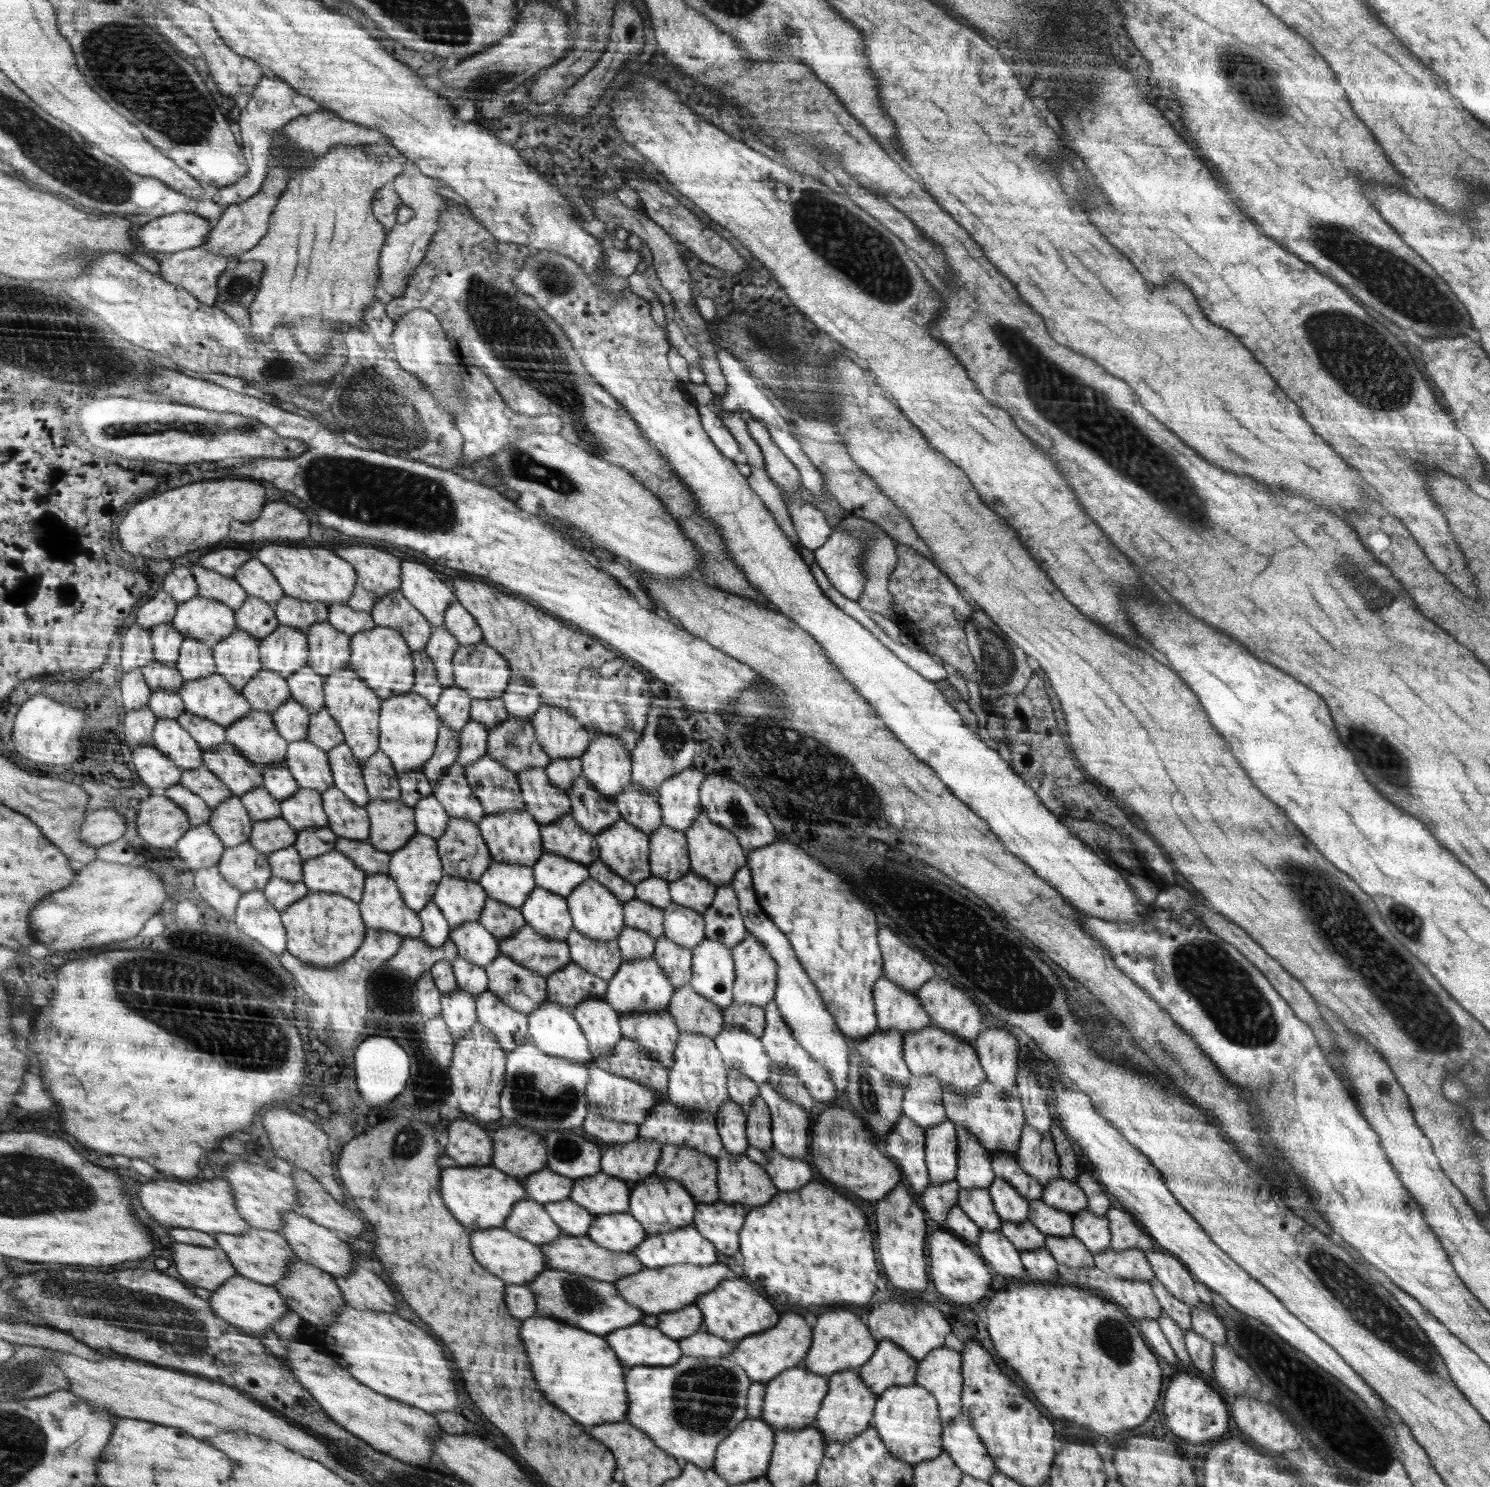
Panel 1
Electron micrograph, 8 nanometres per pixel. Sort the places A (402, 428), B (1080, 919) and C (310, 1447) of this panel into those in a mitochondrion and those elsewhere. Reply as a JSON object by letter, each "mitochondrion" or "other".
{"A":"mitochondrion","B":"other","C":"other"}

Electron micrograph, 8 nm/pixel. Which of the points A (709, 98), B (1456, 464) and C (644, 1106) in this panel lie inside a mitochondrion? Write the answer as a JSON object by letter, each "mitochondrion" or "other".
{"A":"mitochondrion","B":"mitochondrion","C":"other"}

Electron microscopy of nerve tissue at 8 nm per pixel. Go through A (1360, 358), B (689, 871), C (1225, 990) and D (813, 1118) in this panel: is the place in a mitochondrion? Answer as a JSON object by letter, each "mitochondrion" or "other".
{"A":"mitochondrion","B":"other","C":"mitochondrion","D":"other"}

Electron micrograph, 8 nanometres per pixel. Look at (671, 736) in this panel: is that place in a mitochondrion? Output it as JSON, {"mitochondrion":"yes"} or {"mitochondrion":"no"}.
{"mitochondrion":"yes"}

